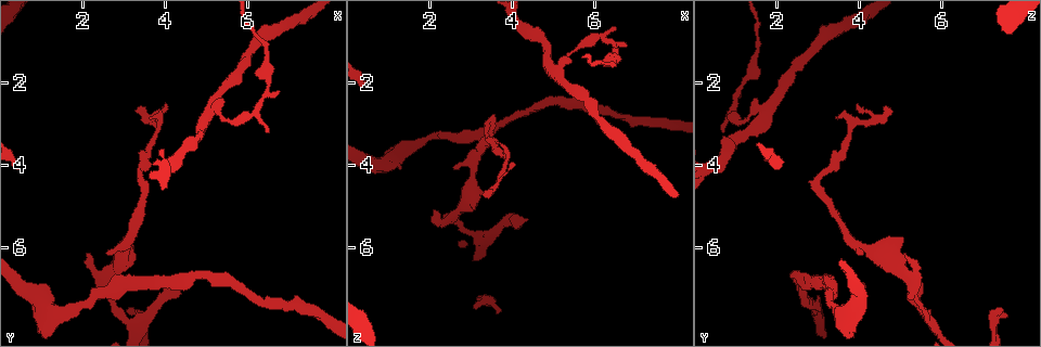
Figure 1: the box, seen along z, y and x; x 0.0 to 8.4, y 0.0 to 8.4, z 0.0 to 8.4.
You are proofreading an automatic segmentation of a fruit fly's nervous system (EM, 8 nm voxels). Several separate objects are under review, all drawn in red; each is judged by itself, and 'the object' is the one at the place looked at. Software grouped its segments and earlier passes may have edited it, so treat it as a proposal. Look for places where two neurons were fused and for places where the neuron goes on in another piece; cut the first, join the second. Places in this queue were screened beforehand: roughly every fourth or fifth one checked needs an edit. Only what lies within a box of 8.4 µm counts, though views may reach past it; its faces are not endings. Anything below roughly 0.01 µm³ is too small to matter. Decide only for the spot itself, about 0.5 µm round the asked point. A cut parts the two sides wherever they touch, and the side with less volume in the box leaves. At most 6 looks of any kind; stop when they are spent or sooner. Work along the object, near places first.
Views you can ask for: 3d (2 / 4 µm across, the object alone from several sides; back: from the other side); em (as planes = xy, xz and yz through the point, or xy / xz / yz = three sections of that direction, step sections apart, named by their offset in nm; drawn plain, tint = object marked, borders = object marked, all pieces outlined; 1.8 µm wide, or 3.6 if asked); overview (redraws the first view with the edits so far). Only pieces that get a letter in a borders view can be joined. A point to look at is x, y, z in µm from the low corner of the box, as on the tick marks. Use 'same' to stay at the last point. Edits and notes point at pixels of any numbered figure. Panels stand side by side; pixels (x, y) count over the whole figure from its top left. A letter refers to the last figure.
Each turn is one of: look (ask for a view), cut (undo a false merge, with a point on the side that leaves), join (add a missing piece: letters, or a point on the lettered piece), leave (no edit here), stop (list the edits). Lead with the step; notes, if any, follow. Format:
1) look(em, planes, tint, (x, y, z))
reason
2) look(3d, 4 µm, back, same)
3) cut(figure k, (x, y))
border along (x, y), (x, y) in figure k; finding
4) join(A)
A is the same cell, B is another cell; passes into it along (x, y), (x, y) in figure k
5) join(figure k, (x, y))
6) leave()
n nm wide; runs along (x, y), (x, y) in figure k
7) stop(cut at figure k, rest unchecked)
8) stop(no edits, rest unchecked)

look(em, 3.6 µm, xz, step 4, tint, (5.15, 2.60, 1.55))
calibre changes

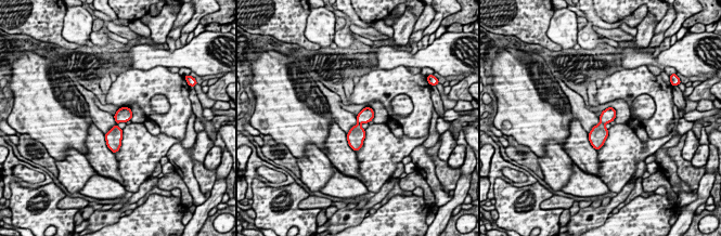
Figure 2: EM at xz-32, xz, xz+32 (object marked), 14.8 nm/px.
look(em, 3.6 µm, planes, borders, same)

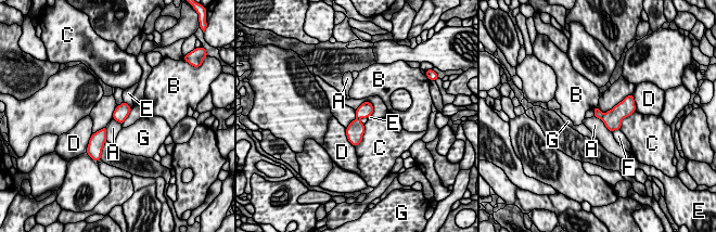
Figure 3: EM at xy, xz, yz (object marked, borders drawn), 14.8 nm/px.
cut(figure 3, (598, 113))
A, B, C, D, E, F and G are other cells; two neurons meet here

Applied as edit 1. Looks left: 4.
look(overview)

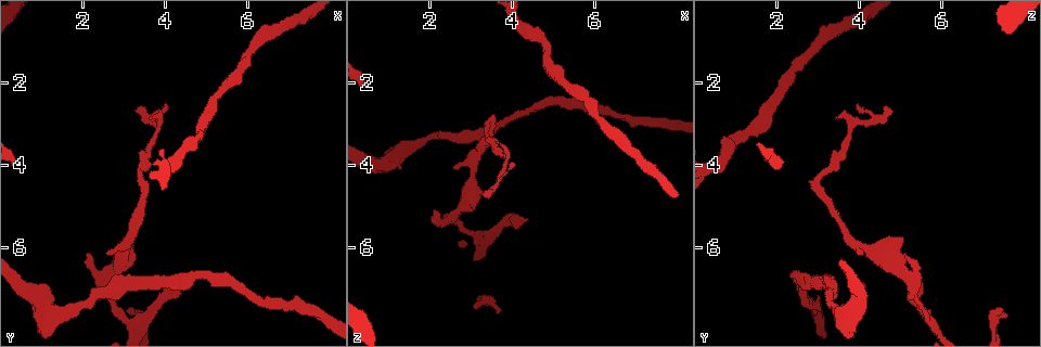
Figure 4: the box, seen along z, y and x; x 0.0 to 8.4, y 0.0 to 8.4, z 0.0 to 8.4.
look(em, planes, borders, (3.25, 2.75, 4.75))
an open end

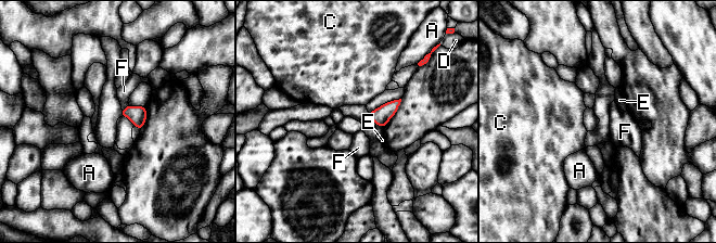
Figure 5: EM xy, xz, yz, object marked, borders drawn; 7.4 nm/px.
leave()
F touches over 70 nm; A, C, D, E and F are other cells; border along (128, 104), (122, 110) in figure 5; no lettered piece goes on from it

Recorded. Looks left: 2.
look(em, planes, borders, (0.95, 7.90, 3.90))
branch stops here

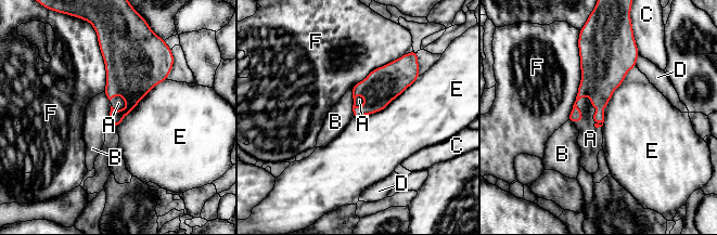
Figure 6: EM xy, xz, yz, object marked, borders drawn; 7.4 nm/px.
join(A)
A is the same cell, B, C, D, E and F are other cells; passes into it along (602, 78), (594, 111), (590, 139) in figure 6; the neuron continues

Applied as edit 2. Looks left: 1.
stop(cut at figure 3, join at figure 6, rest unchecked)

